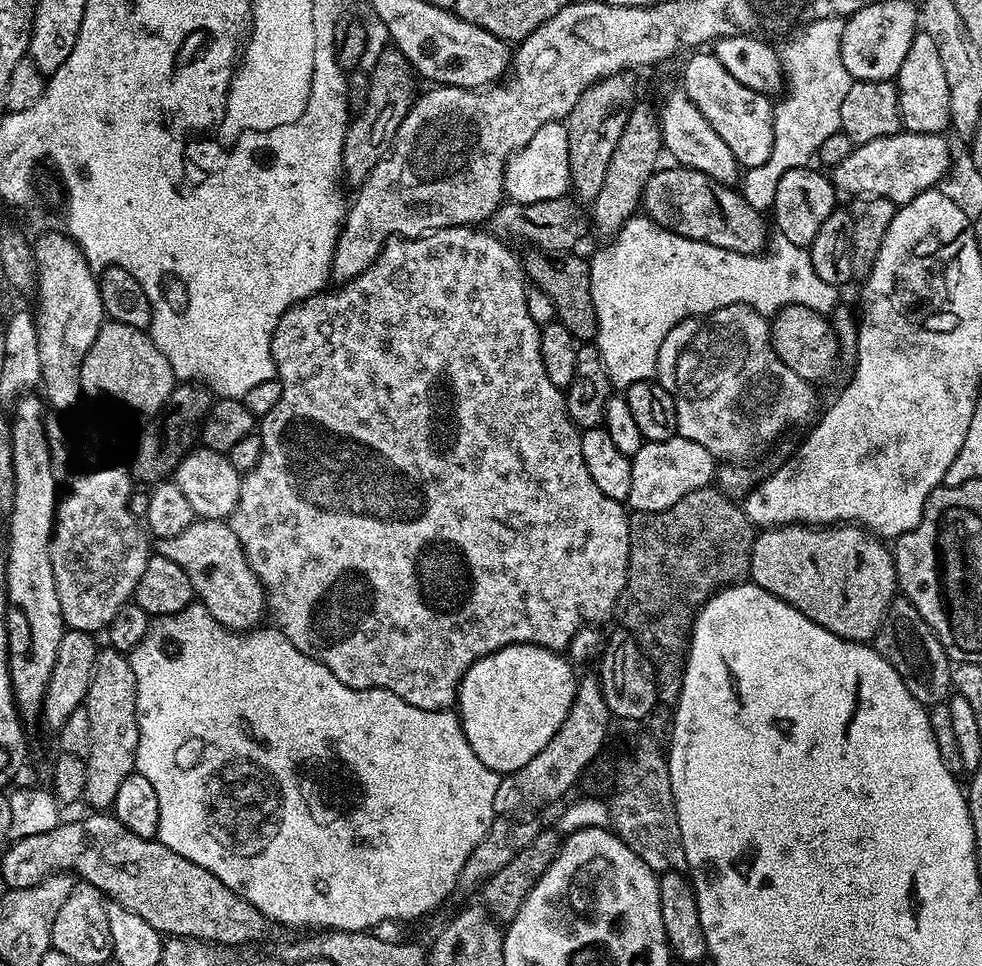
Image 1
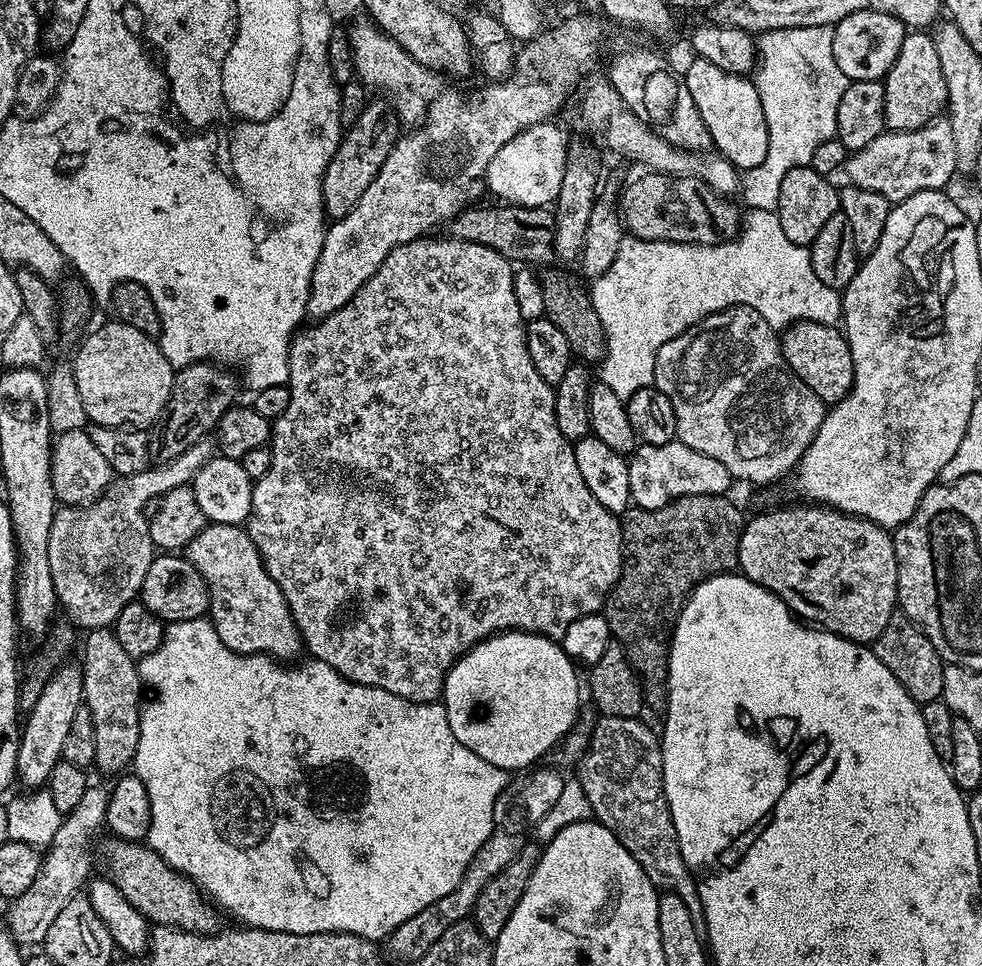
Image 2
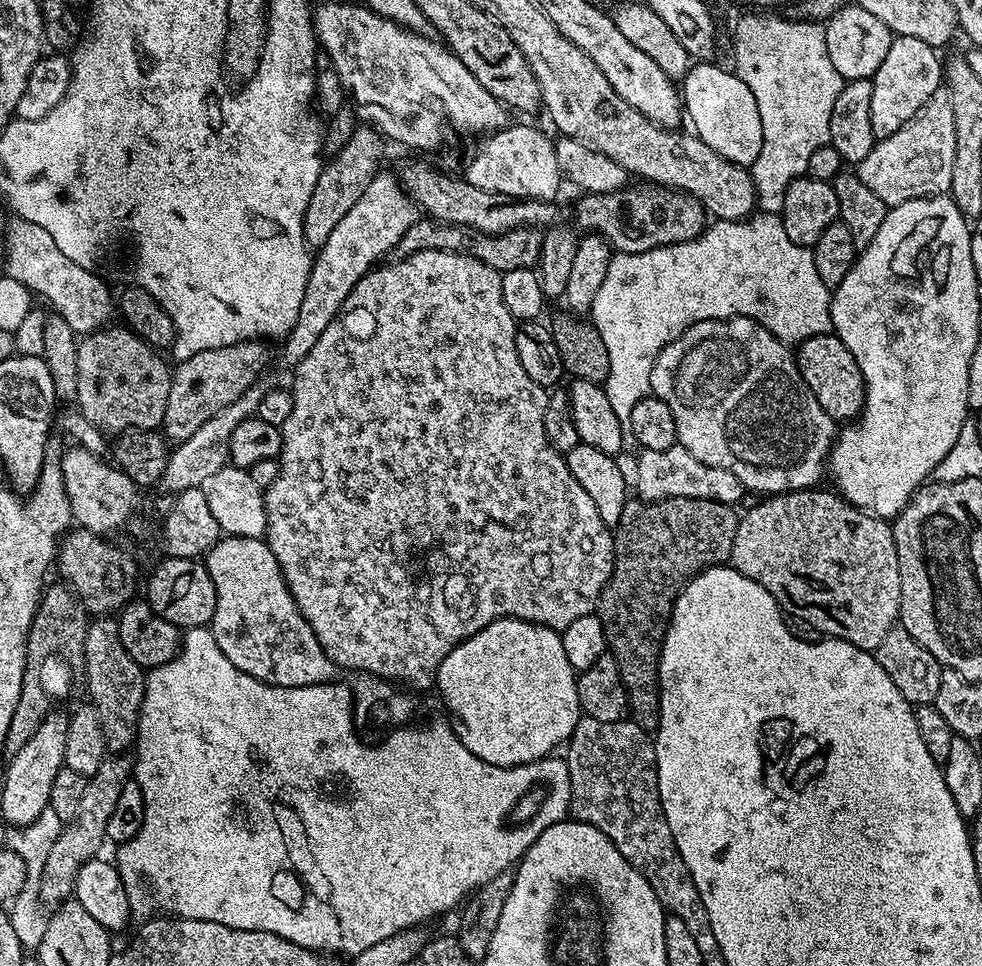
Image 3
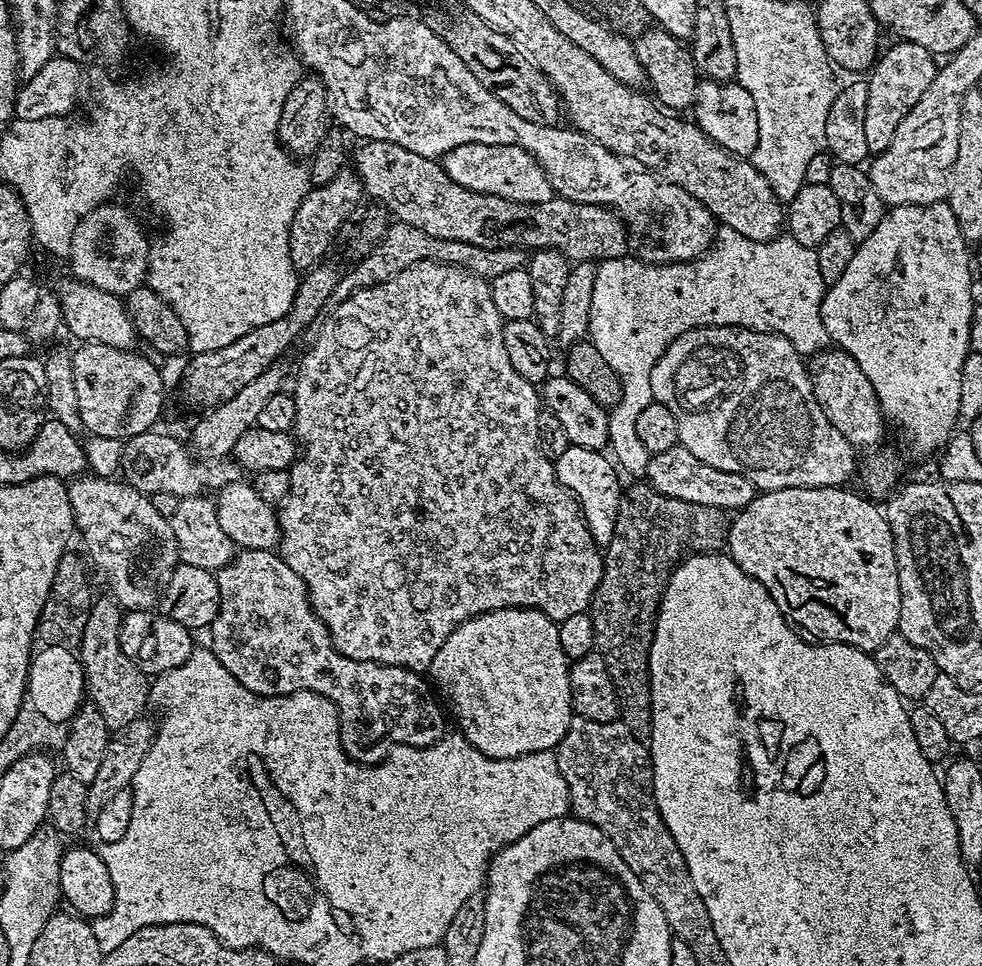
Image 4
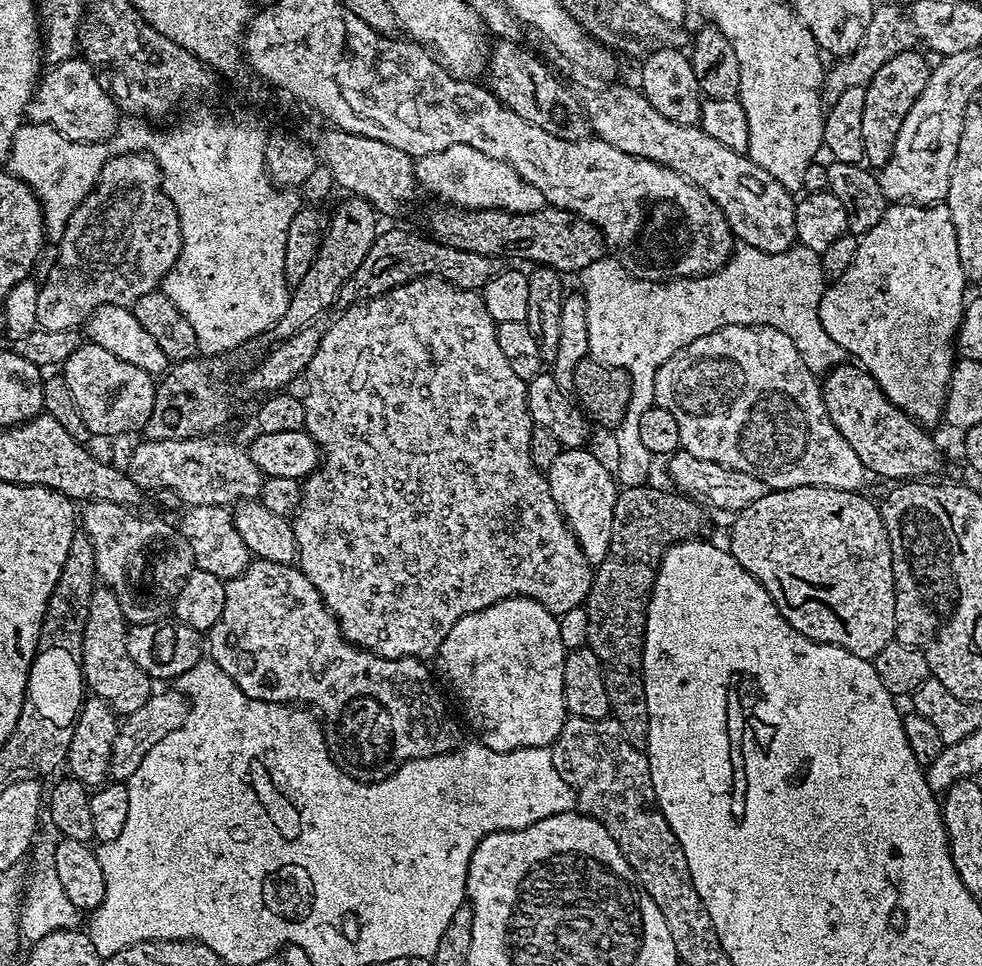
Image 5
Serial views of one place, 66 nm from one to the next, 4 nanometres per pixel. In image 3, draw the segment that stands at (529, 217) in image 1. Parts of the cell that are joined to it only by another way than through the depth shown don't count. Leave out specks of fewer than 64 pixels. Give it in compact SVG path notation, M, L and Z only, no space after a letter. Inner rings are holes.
M417 218L414 226L410 226L406 234L402 234L402 238L396 243L394 252L400 258L427 248L443 252L464 252L467 256L486 262L496 272L503 274L510 270L535 269L540 262L543 241L544 238L539 228L515 228L497 236L488 236L485 232L475 232L472 228L461 224L447 224L441 220Z

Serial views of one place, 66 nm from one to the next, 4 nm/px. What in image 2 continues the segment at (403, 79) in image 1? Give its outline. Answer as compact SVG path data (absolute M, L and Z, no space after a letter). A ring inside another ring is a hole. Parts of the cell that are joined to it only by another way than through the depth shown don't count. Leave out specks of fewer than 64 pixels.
M369 103L362 110L362 118L358 122L347 125L340 141L340 148L334 154L326 174L322 178L322 202L324 203L325 217L333 221L341 220L346 214L350 214L352 207L362 198L366 186L374 182L378 170L382 170L382 162L390 154L398 139L397 121L393 113L383 103Z

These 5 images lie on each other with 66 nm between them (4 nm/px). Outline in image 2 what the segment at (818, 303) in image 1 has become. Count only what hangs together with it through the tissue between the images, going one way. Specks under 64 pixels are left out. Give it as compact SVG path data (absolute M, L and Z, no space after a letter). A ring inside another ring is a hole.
M744 230L735 238L725 239L719 244L679 244L665 240L626 238L620 243L618 258L614 258L610 270L591 281L590 295L598 318L602 318L608 343L608 353L598 368L599 379L625 402L638 390L653 387L658 350L715 312L745 304L758 310L758 314L762 314L762 318L766 318L766 322L770 322L770 326L777 330L803 320L833 326L839 325L842 320L841 293L826 286L826 282L814 274L811 251L803 244L790 242L790 238L786 238L786 234L779 230Z

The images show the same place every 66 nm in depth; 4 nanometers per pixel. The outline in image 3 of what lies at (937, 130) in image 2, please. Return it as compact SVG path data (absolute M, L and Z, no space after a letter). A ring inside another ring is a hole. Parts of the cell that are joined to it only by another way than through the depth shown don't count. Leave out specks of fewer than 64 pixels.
M941 86L921 112L910 122L906 122L906 126L902 126L902 130L890 134L884 140L877 140L876 145L870 150L870 154L866 154L866 158L862 158L862 162L855 165L854 171L858 178L862 178L862 182L866 182L867 188L874 190L874 194L878 194L878 198L882 198L882 202L889 206L901 204L902 202L910 202L914 198L945 195L951 189L952 179L954 178L954 105L950 102L950 94L948 93L947 87Z

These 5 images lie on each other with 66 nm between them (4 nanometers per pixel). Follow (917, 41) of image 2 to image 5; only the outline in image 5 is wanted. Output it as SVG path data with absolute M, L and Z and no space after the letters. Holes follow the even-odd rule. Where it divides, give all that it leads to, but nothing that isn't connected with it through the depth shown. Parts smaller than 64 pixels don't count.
M913 50L895 54L866 85L866 110L862 110L862 146L867 167L879 170L886 162L890 162L890 154L894 154L894 142L898 142L898 130L902 130L902 122L906 122L906 114L910 114L910 106L914 106L918 94L926 90L931 73L927 58L920 50Z

